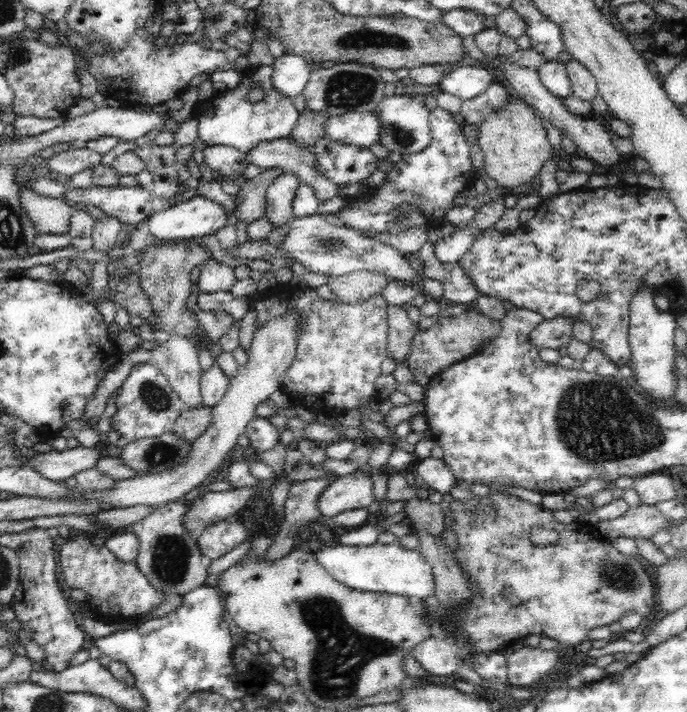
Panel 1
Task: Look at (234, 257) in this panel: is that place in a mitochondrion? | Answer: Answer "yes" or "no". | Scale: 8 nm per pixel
no

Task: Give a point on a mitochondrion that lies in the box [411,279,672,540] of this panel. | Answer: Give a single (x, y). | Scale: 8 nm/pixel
(598, 421)

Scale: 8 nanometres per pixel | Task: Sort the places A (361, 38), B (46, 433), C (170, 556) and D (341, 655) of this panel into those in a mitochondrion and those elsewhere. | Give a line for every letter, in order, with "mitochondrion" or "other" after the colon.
A: mitochondrion
B: other
C: mitochondrion
D: mitochondrion

